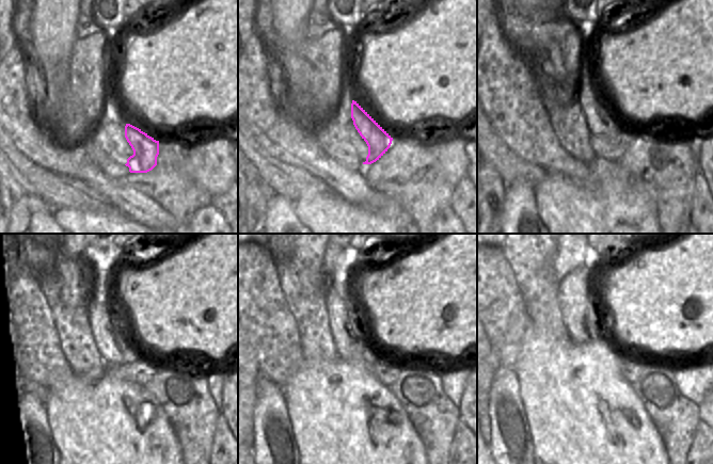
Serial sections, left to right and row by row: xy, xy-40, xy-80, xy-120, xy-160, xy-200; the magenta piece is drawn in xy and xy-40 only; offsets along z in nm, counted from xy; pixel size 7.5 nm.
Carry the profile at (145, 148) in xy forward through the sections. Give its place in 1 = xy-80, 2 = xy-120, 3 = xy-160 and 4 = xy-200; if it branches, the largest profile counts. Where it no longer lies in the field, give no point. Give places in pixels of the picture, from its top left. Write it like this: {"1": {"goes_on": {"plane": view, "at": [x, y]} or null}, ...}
{"1": {"goes_on": {"plane": "xy-80", "at": [599, 120]}}, "2": {"goes_on": {"plane": "xy-120", "at": [115, 351]}}, "3": {"goes_on": {"plane": "xy-160", "at": [350, 346]}}, "4": {"goes_on": {"plane": "xy-200", "at": [580, 316]}}}

